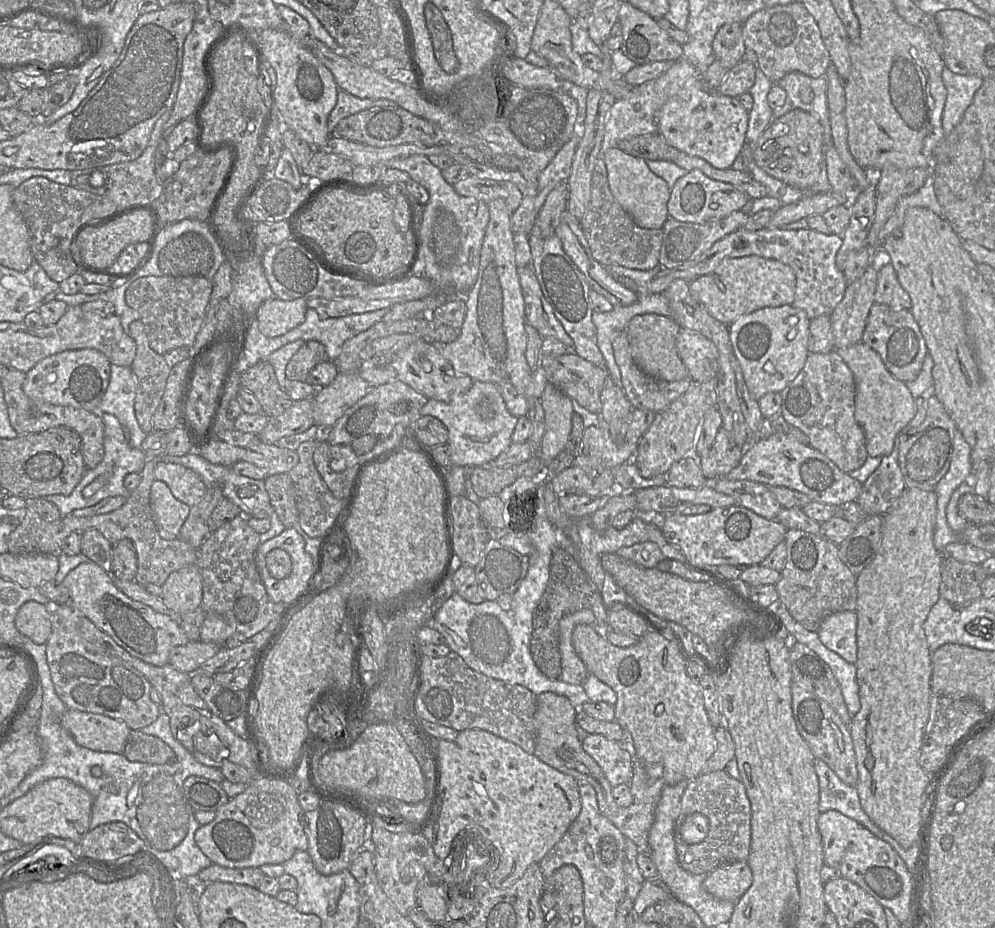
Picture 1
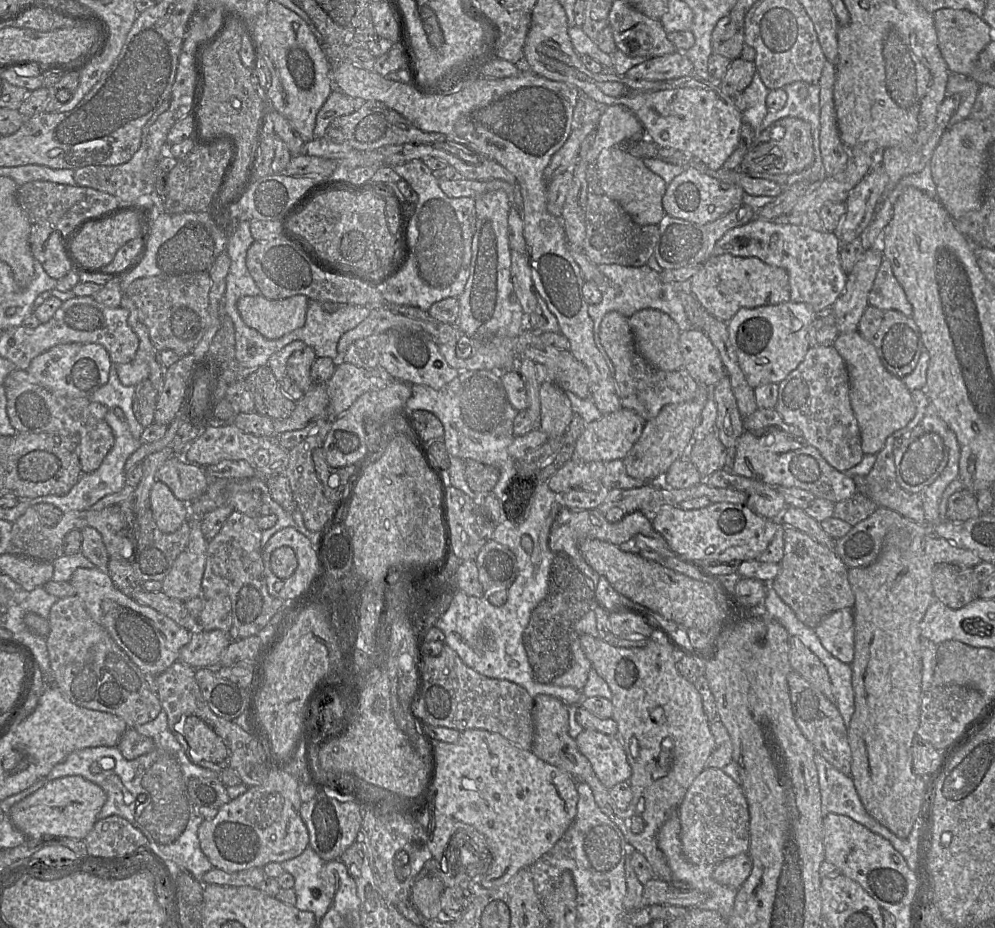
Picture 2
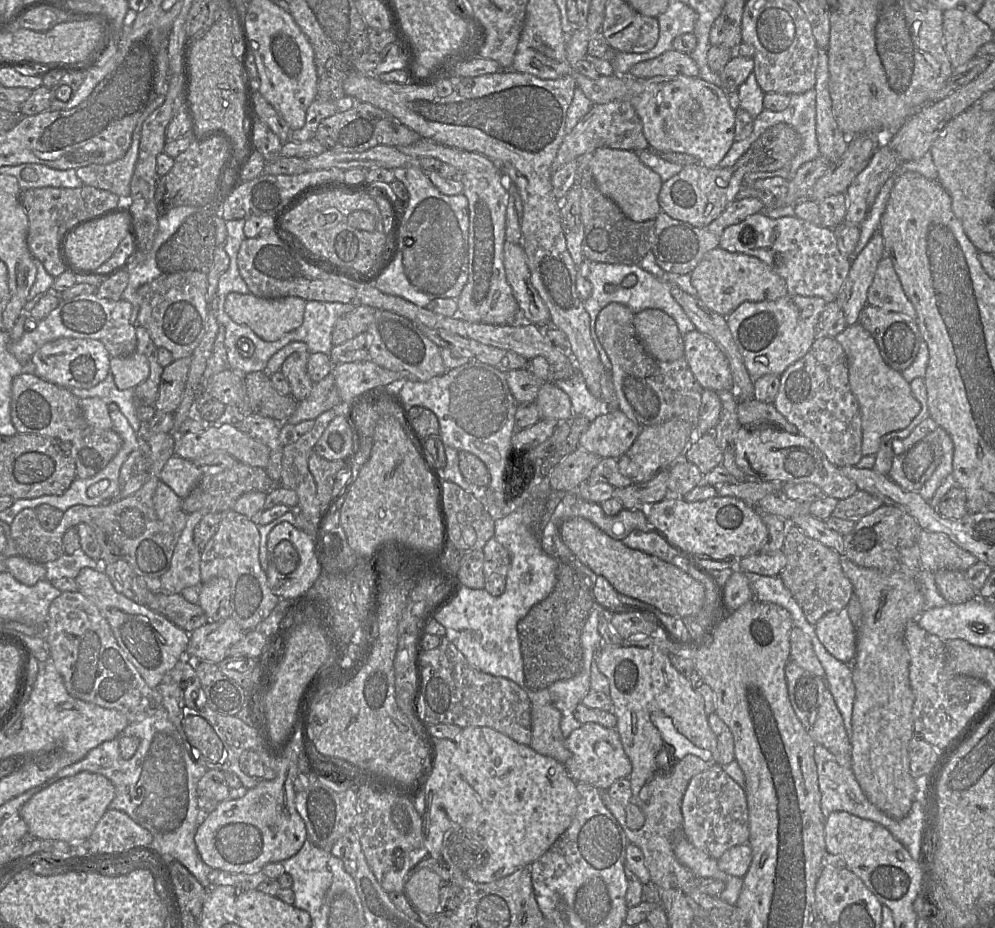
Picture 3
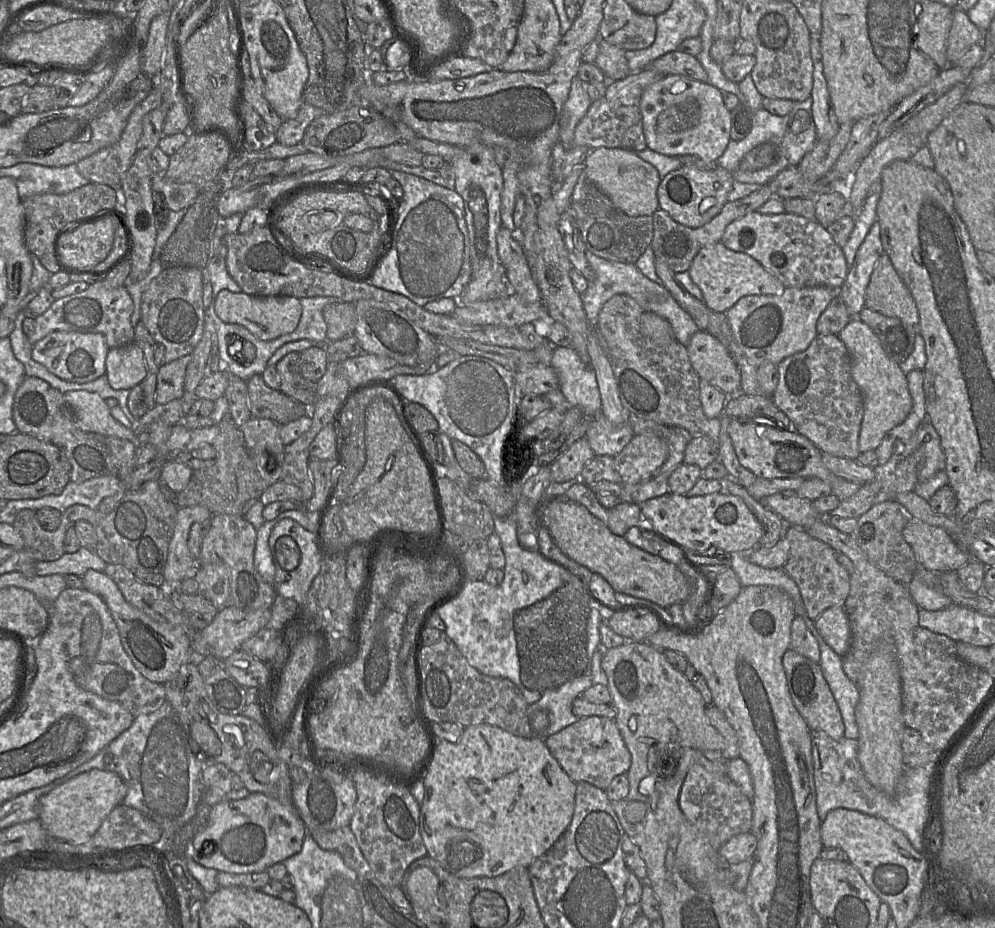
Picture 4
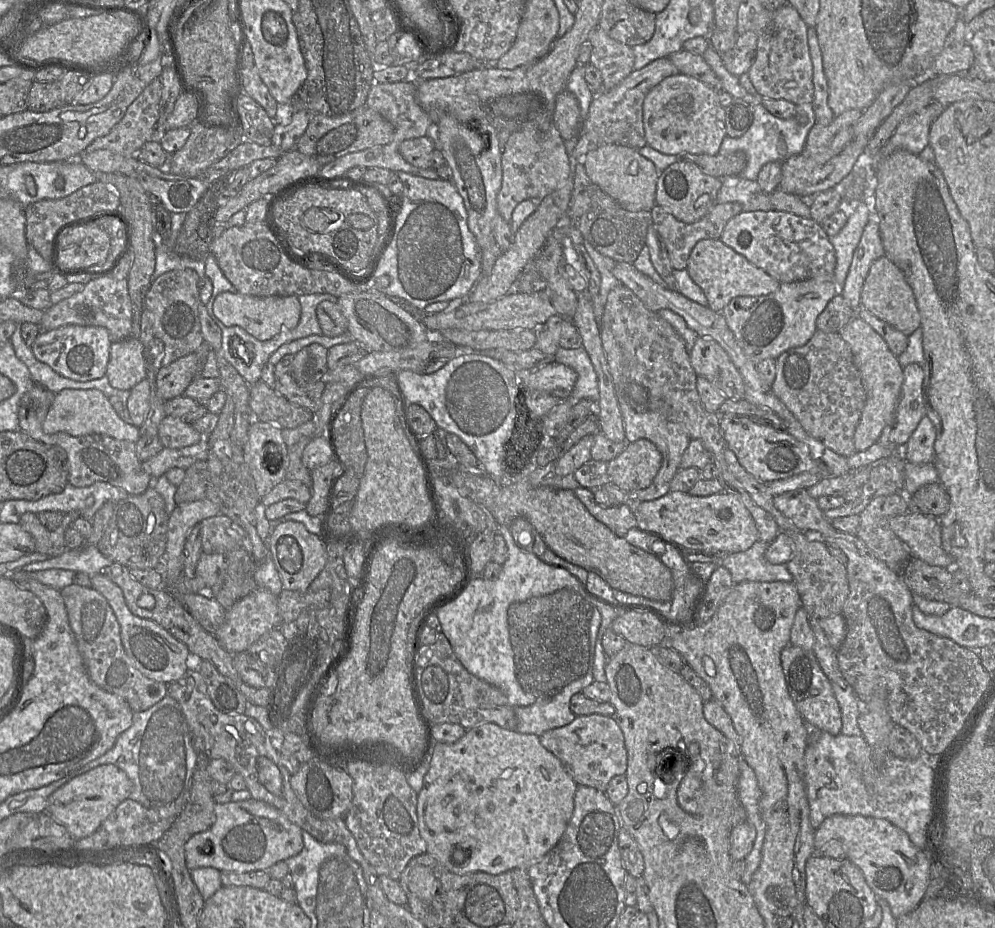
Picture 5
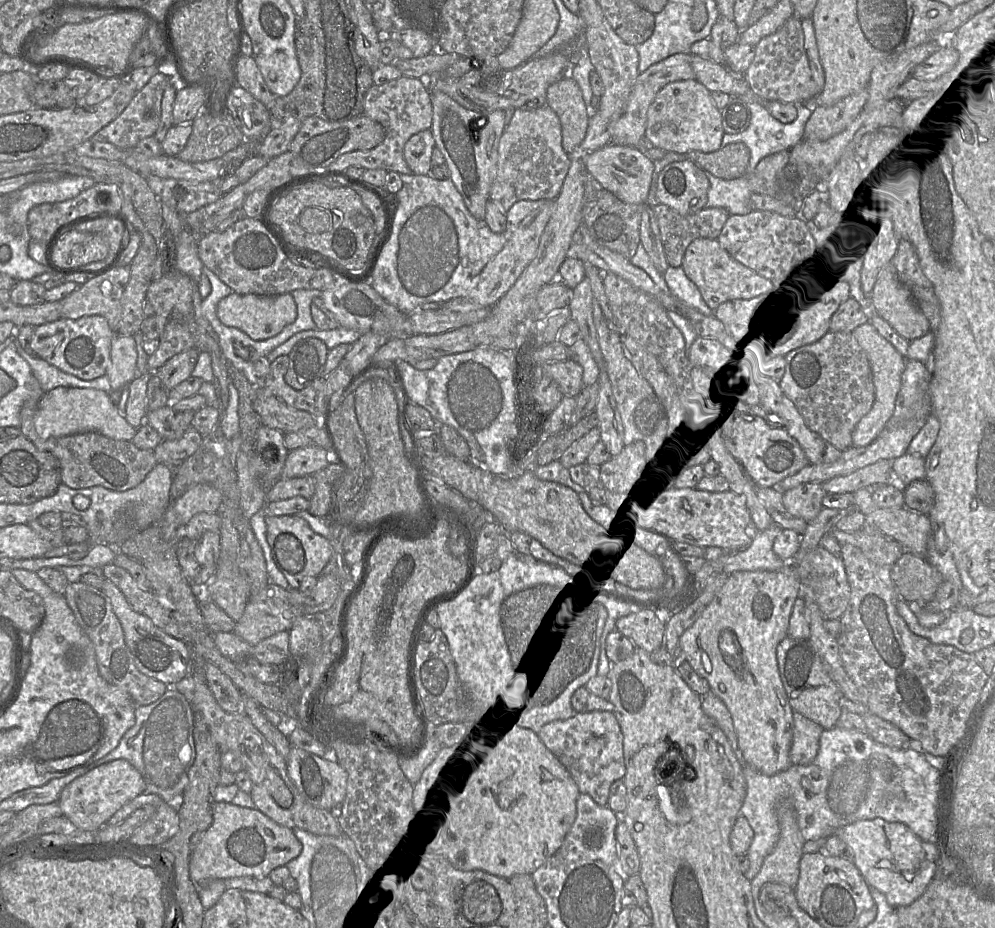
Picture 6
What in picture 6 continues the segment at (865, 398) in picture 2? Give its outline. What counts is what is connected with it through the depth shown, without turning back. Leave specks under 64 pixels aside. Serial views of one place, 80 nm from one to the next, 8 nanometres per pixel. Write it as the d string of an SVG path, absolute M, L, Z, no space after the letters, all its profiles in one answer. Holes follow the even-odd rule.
M870 322L861 324L851 331L850 334L857 341L869 362L874 385L873 406L861 418L852 432L853 446L864 447L877 438L893 416L897 395L901 389L901 377L906 367L906 359L897 352L889 341L877 332Z

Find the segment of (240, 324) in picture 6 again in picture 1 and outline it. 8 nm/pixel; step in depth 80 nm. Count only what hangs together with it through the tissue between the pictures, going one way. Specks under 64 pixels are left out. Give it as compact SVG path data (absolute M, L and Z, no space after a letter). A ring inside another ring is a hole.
M304 298L268 299L256 312L258 329L268 338L284 335L304 322L307 308L307 299Z

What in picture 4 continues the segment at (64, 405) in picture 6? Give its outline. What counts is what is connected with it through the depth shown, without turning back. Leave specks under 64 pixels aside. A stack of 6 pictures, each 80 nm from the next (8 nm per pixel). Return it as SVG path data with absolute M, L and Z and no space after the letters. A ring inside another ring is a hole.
M77 390L64 393L64 397L67 407L81 430L136 442L136 433L112 416L106 400L99 394Z

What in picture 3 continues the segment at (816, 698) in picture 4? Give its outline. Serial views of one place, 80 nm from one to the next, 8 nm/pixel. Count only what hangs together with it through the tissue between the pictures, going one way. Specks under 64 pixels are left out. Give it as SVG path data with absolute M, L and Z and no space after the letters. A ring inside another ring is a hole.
M791 660L785 667L785 675L792 708L813 741L825 747L835 756L851 755L852 746L844 727L843 718L828 688L825 677L816 676Z

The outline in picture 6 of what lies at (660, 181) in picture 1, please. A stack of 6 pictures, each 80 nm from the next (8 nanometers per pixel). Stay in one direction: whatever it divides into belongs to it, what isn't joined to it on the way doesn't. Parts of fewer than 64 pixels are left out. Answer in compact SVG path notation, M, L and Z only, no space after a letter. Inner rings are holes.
M609 143L598 150L583 153L583 165L604 189L621 201L629 204L647 203L654 161L645 156L638 148Z

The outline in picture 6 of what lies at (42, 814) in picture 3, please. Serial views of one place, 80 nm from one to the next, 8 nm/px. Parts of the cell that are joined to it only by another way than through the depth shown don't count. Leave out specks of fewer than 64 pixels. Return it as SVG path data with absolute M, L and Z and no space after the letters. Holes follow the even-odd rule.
M116 759L102 764L66 785L58 803L63 815L82 830L98 831L123 805L145 791L141 773L127 760Z

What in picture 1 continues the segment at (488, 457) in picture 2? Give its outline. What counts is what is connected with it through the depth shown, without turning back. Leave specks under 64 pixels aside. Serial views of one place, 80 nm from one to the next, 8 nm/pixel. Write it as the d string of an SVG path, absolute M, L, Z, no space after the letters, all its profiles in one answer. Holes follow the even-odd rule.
M474 381L472 387L449 403L428 399L420 416L439 419L448 430L447 444L452 465L476 467L489 465L512 444L512 434L518 418L507 410L499 386L494 383Z

